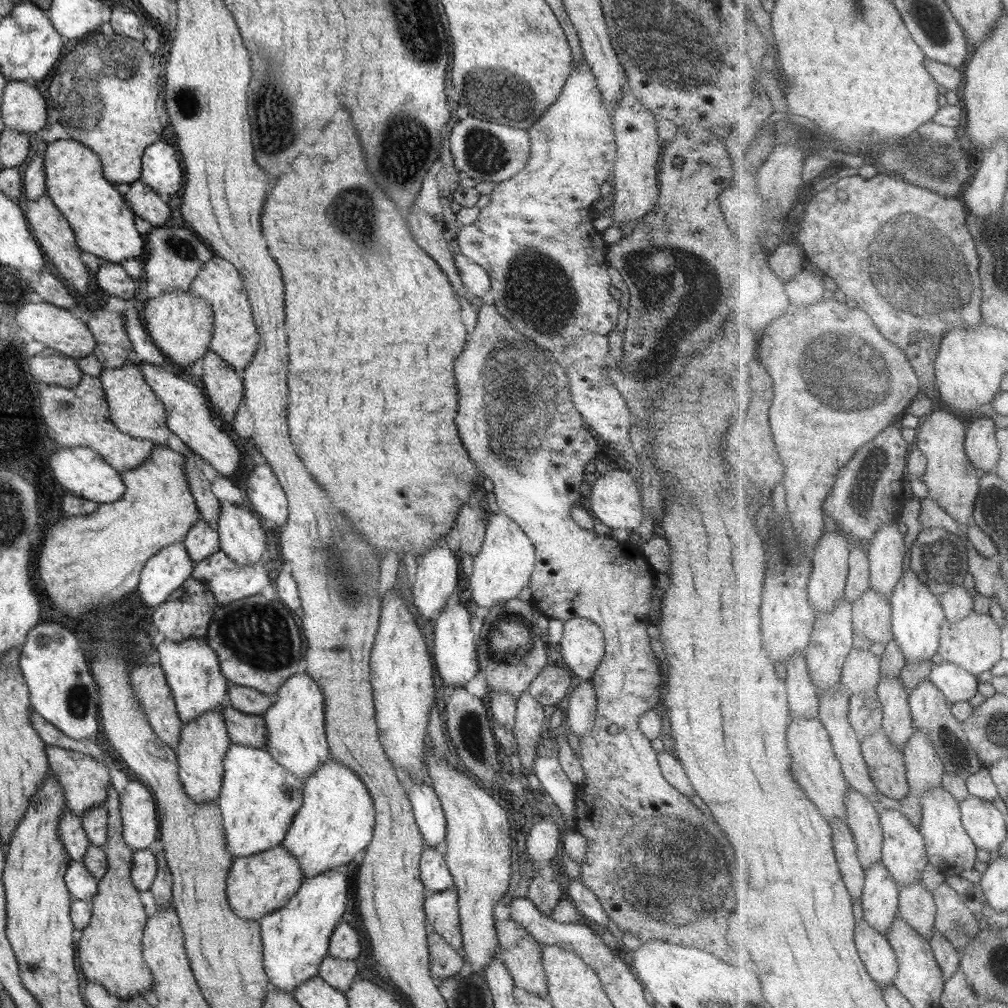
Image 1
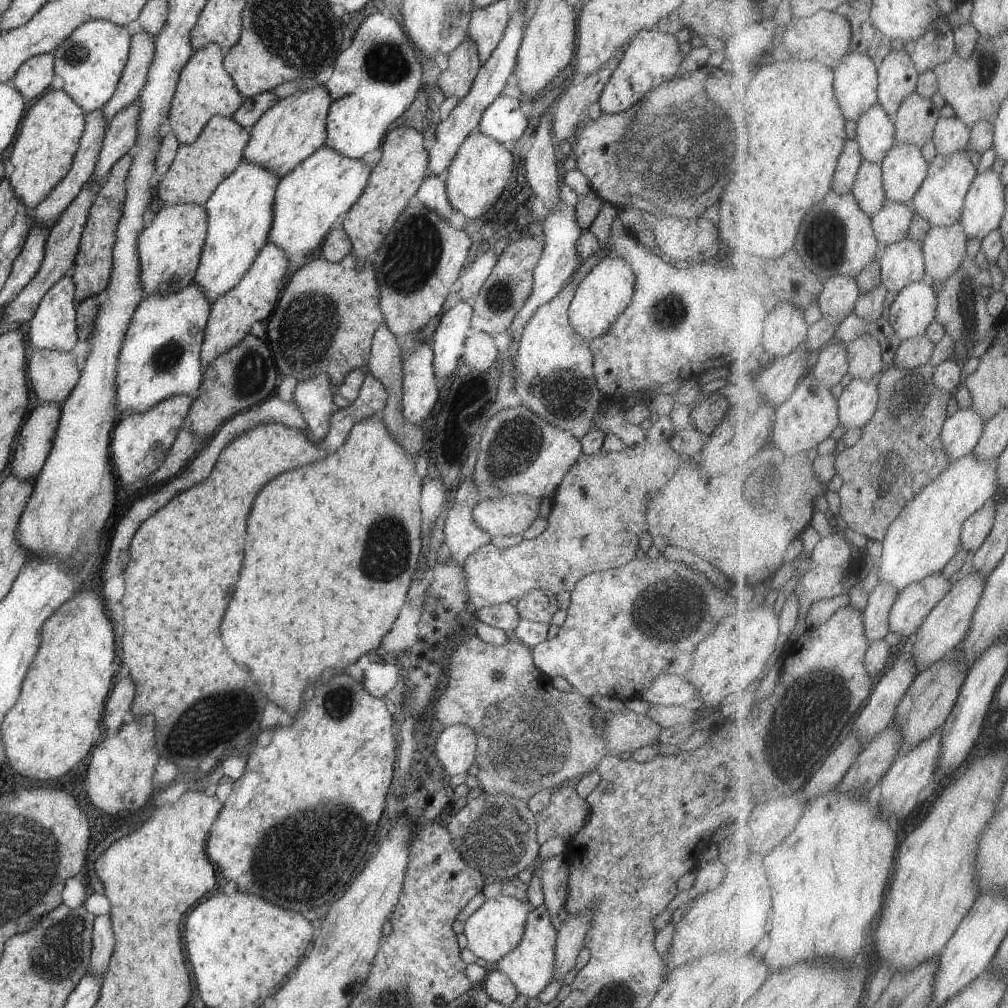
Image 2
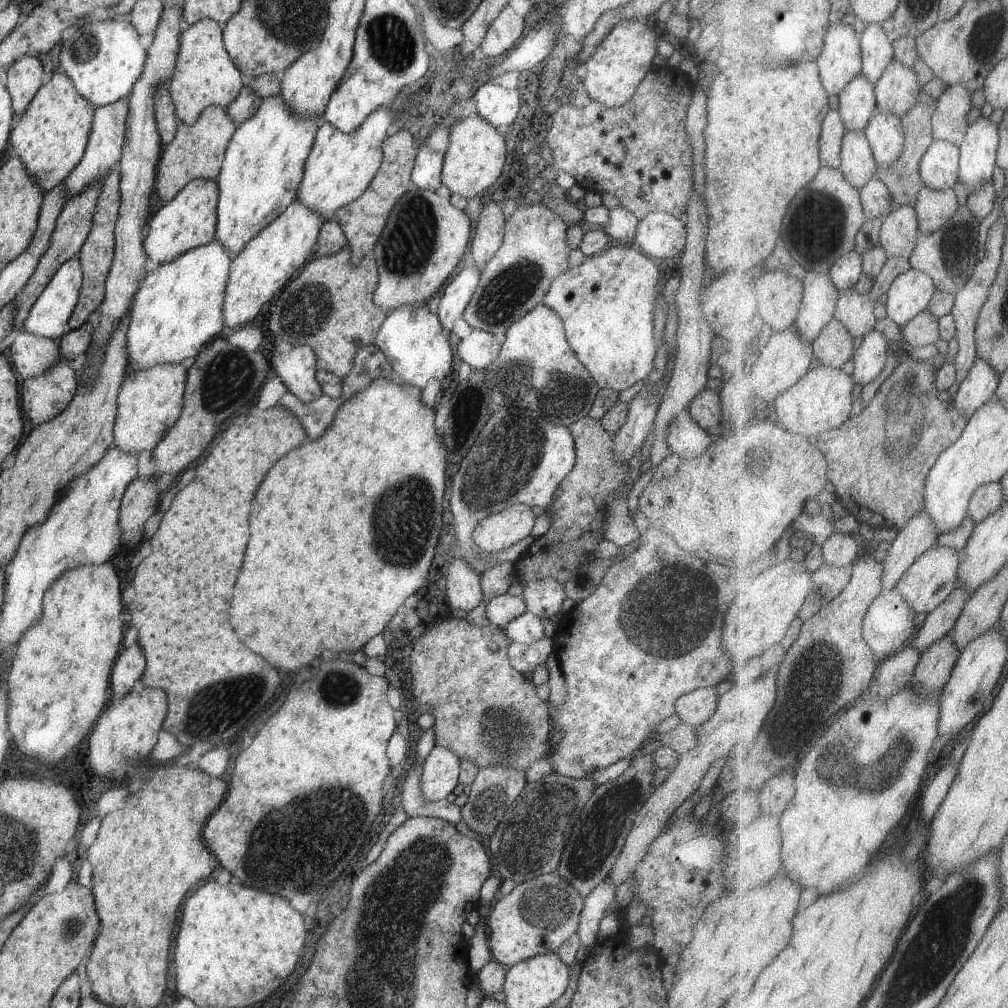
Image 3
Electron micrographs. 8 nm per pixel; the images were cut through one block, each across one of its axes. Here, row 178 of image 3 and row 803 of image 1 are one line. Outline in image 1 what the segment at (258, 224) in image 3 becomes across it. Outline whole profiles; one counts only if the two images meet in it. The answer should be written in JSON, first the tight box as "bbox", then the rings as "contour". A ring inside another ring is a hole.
{"bbox":[215,744,303,857],"contour":[[[231,744],[223,761],[223,781],[215,803],[222,812],[221,820],[226,837],[227,851],[234,857],[244,857],[280,845],[287,835],[297,810],[302,806],[303,781],[280,766],[265,749]]]}

